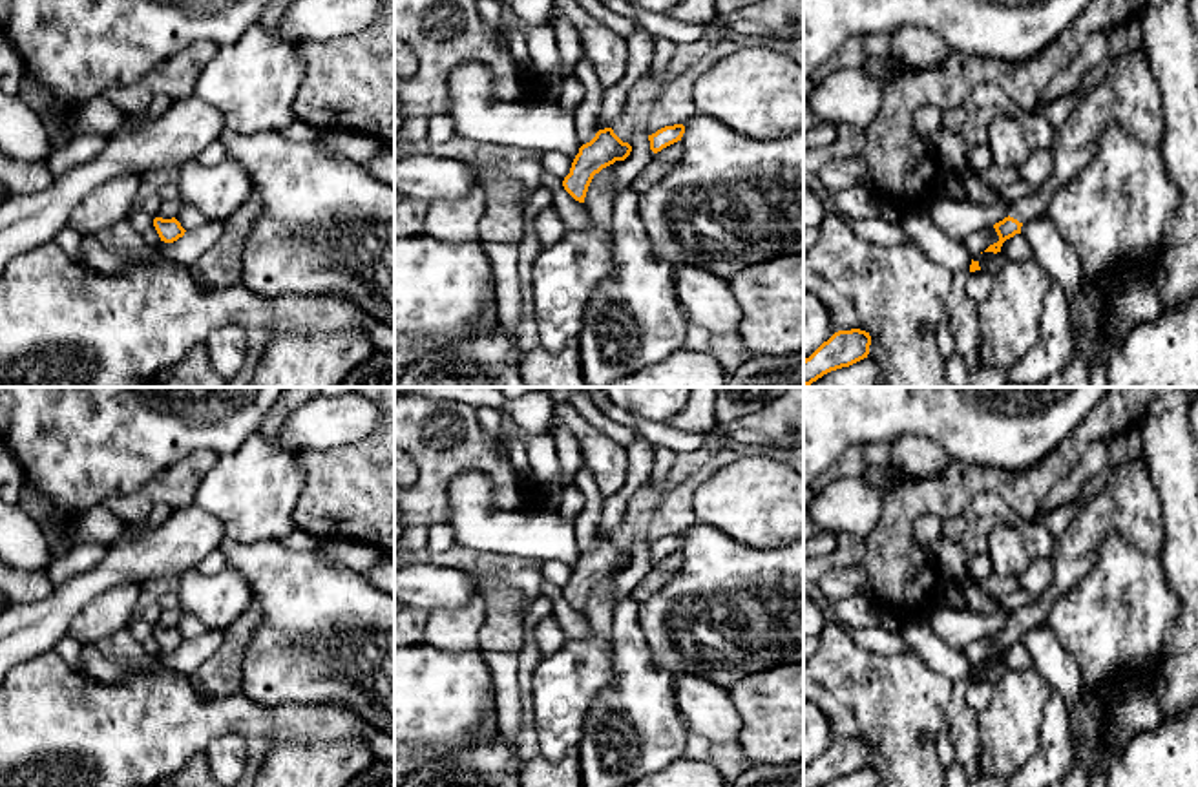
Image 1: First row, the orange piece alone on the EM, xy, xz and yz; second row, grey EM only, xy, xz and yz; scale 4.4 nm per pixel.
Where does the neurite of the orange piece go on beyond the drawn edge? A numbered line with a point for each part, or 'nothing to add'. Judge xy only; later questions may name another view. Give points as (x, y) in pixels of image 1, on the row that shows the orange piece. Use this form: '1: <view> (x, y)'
nothing to add

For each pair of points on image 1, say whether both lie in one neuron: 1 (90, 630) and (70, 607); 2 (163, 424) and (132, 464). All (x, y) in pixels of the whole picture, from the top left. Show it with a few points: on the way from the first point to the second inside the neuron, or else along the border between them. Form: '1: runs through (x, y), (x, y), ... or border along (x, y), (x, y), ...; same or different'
1: border along (112, 588), (95, 596), (73, 618), (68, 632); different
2: runs through (154, 433), (132, 455); same

